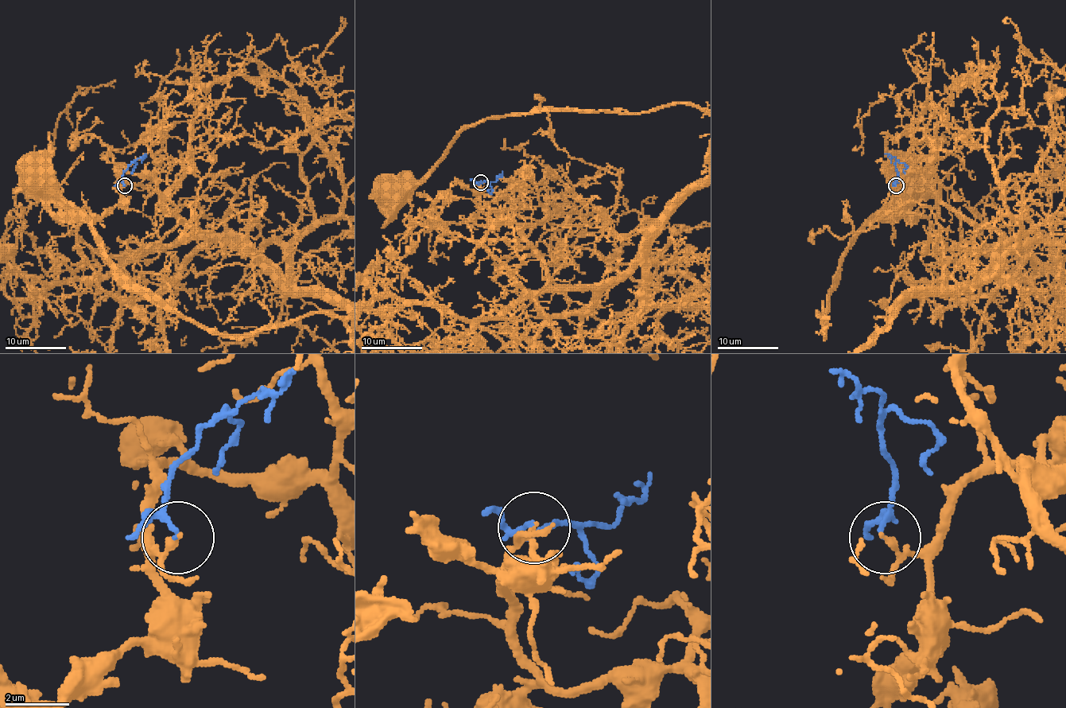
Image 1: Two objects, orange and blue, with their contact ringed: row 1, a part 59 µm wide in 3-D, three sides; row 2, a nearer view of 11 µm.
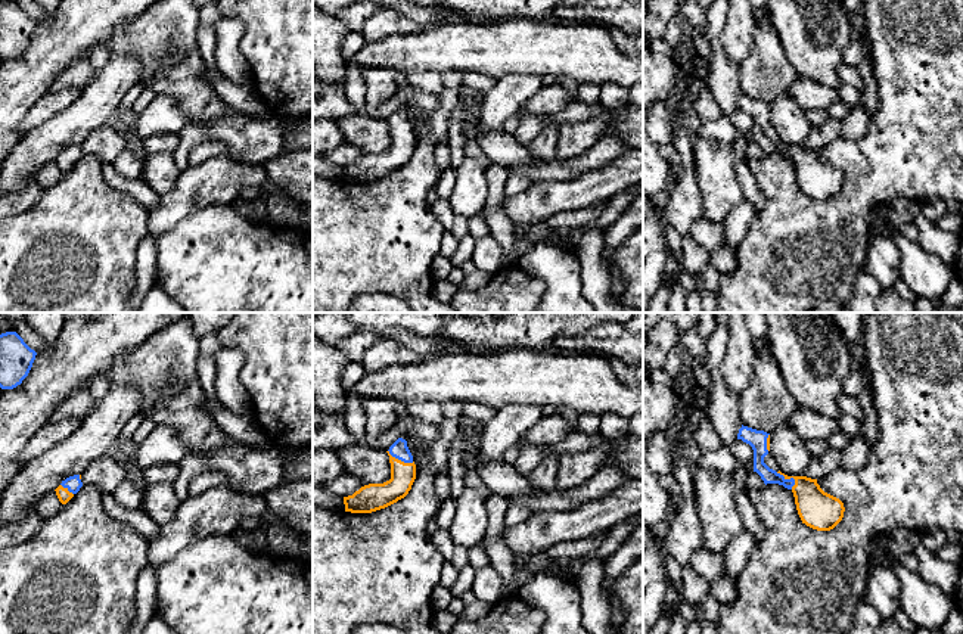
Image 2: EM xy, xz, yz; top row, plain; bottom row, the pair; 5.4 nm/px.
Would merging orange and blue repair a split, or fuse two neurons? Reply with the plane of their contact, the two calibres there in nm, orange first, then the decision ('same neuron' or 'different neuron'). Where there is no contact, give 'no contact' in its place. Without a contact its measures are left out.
yz | 200/90 nm | same neuron

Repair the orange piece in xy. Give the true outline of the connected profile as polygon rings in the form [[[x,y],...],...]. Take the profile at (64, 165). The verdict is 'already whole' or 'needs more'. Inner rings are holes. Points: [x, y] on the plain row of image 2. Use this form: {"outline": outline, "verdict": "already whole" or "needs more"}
{"outline": [[[74,144],[62,150],[62,153],[55,159],[59,171],[66,174],[83,156],[81,144]]], "verdict": "needs more"}

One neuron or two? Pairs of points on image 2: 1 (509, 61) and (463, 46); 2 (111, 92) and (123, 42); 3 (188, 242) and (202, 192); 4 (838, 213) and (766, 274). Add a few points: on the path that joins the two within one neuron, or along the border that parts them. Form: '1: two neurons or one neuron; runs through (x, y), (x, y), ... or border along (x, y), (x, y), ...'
1: one neuron; runs through (497, 49), (475, 46)
2: two neurons; border along (111, 53), (130, 53), (140, 64), (140, 81)
3: two neurons; border along (230, 204), (211, 204), (199, 208), (167, 230)
4: one neuron; runs through (820, 230), (783, 267)

